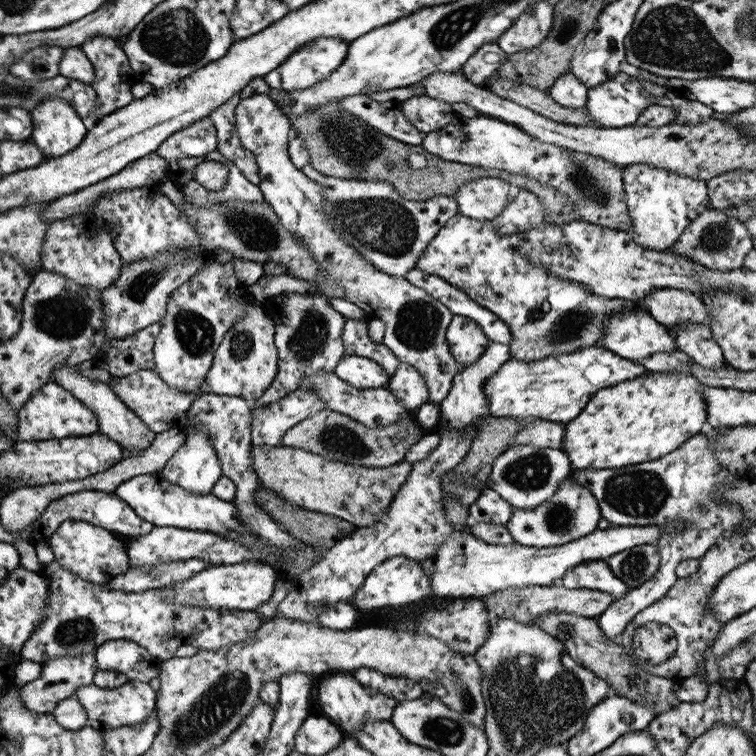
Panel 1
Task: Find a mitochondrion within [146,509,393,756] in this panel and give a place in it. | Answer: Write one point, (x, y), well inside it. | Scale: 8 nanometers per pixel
(223, 698)

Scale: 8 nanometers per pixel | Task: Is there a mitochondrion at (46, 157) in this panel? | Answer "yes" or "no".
no

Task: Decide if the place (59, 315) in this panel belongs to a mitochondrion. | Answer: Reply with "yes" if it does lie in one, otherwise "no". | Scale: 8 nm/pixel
yes

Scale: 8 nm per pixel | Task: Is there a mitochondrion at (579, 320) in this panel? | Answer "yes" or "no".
yes

